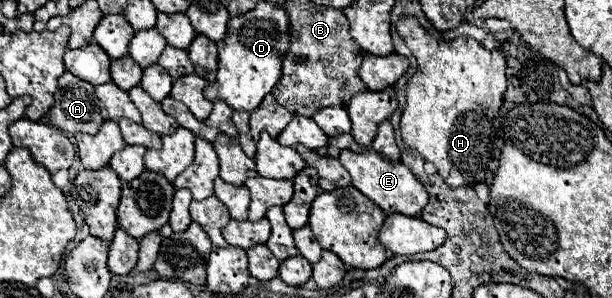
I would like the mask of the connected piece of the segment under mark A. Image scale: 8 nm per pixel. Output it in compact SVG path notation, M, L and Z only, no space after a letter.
M66 71L60 77L54 105L48 111L50 123L64 133L90 133L100 131L104 119L98 111L98 97L92 83L86 83Z

